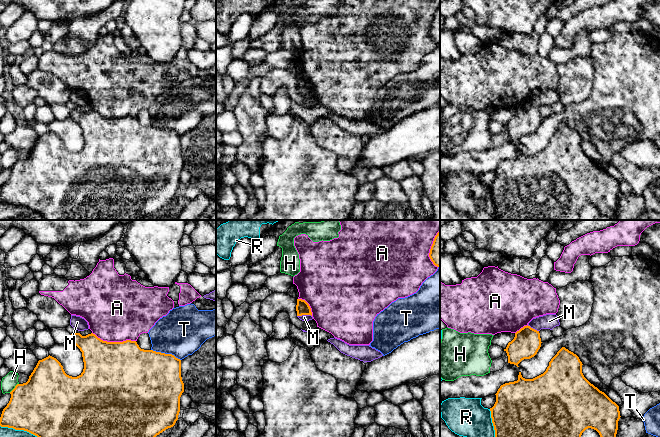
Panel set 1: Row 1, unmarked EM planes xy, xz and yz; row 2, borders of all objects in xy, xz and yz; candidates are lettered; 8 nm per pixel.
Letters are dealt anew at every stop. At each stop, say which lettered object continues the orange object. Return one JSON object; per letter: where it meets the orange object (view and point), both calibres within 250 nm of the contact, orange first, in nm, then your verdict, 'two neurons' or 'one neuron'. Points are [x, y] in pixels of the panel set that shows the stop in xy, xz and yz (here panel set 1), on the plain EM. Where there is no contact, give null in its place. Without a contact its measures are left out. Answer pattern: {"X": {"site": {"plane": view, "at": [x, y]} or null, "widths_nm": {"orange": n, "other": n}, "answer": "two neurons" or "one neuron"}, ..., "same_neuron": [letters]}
{"A": {"site": {"plane": "xy", "at": [114, 118]}, "widths_nm": {"orange": 500, "other": 500}, "answer": "two neurons"}, "H": {"site": {"plane": "xy", "at": [14, 164]}, "widths_nm": {"orange": 440, "other": 120}, "answer": "two neurons"}, "M": {"site": {"plane": "xz", "at": [304, 90]}, "widths_nm": {"orange": 110, "other": 50}, "answer": "two neurons"}, "R": {"site": {"plane": "yz", "at": [493, 201]}, "widths_nm": {"orange": 500, "other": 320}, "answer": "two neurons"}, "T": {"site": {"plane": "xy", "at": [166, 130]}, "widths_nm": {"orange": 480, "other": 380}, "answer": "two neurons"}, "same_neuron": []}

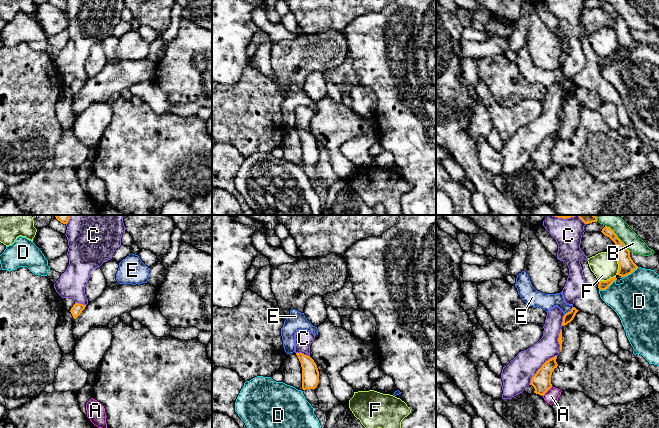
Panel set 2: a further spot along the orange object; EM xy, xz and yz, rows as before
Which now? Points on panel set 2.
{"A": {"site": {"plane": "yz", "at": [547, 166]}, "widths_nm": {"orange": 160, "other": 110}, "answer": "two neurons"}, "B": {"site": {"plane": "yz", "at": [617, 13]}, "widths_nm": {"orange": 130, "other": 140}, "answer": "two neurons"}, "C": {"site": {"plane": "yz", "at": [540, 144]}, "widths_nm": {"orange": 160, "other": 240}, "answer": "two neurons"}, "D": {"site": {"plane": "yz", "at": [607, 63]}, "widths_nm": {"orange": 80, "other": 360}, "answer": "two neurons"}, "E": {"site": {"plane": "yz", "at": [570, 87]}, "widths_nm": {"orange": 80, "other": 130}, "answer": "two neurons"}, "F": {"site": {"plane": "yz", "at": [618, 39]}, "widths_nm": {"orange": 130, "other": 220}, "answer": "two neurons"}, "same_neuron": []}

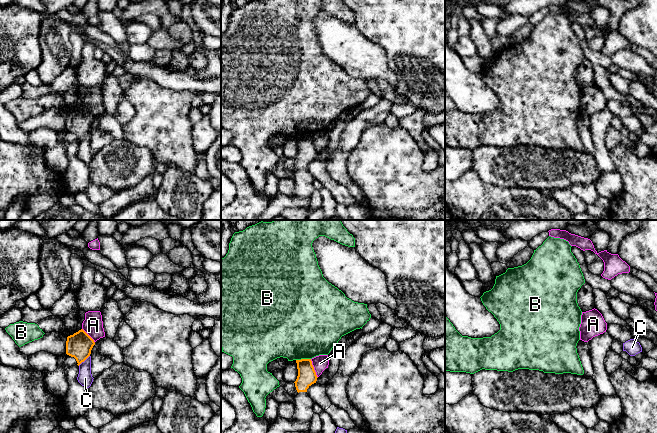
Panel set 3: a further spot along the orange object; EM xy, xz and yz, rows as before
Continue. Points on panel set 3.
{"A": {"site": {"plane": "xz", "at": [313, 144]}, "widths_nm": {"orange": 150, "other": 120}, "answer": "two neurons"}, "B": {"site": {"plane": "xz", "at": [303, 135]}, "widths_nm": {"orange": 150, "other": 500}, "answer": "two neurons"}, "C": {"site": {"plane": "xy", "at": [83, 137]}, "widths_nm": {"orange": 200, "other": 120}, "answer": "two neurons"}, "same_neuron": []}

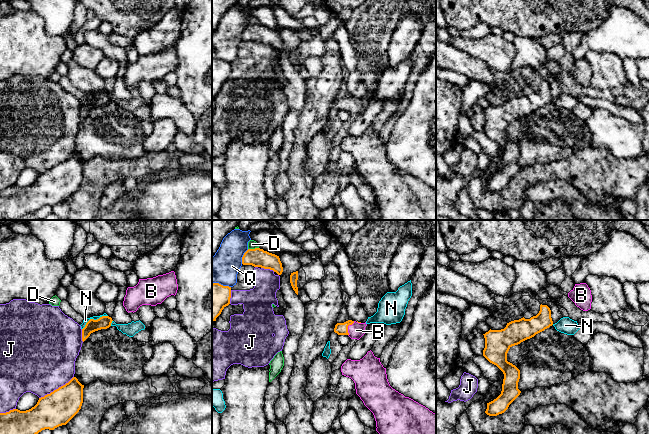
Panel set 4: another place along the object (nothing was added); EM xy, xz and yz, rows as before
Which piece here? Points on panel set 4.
{"B": {"site": {"plane": "xz", "at": [347, 104]}, "widths_nm": {"orange": 100, "other": 120}, "answer": "one neuron"}, "D": {"site": {"plane": "xz", "at": [253, 25]}, "widths_nm": {"orange": 150, "other": 70}, "answer": "two neurons"}, "J": {"site": {"plane": "xy", "at": [56, 165]}, "widths_nm": {"orange": 280, "other": 500}, "answer": "two neurons"}, "N": {"site": {"plane": "xy", "at": [93, 95]}, "widths_nm": {"orange": 110, "other": 40}, "answer": "two neurons"}, "Q": {"site": {"plane": "xz", "at": [243, 32]}, "widths_nm": {"orange": 150, "other": 240}, "answer": "two neurons"}, "same_neuron": ["B"]}

